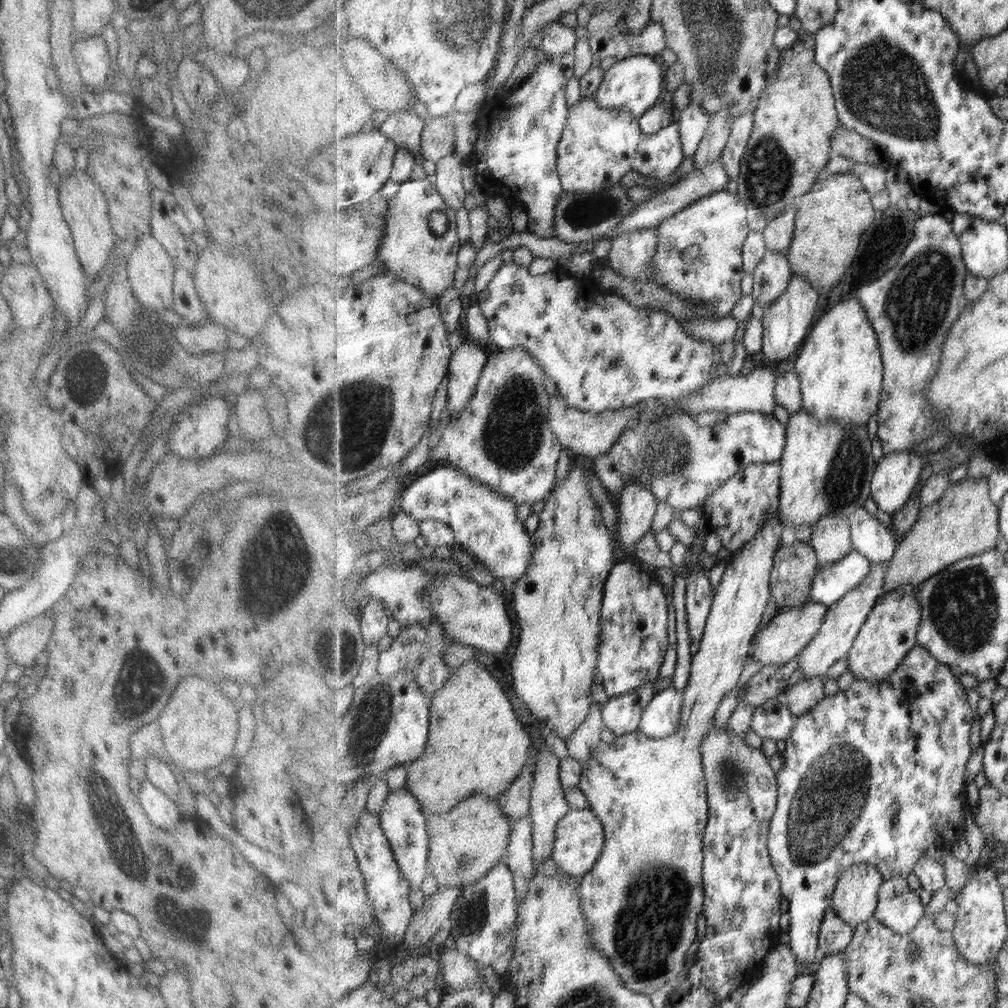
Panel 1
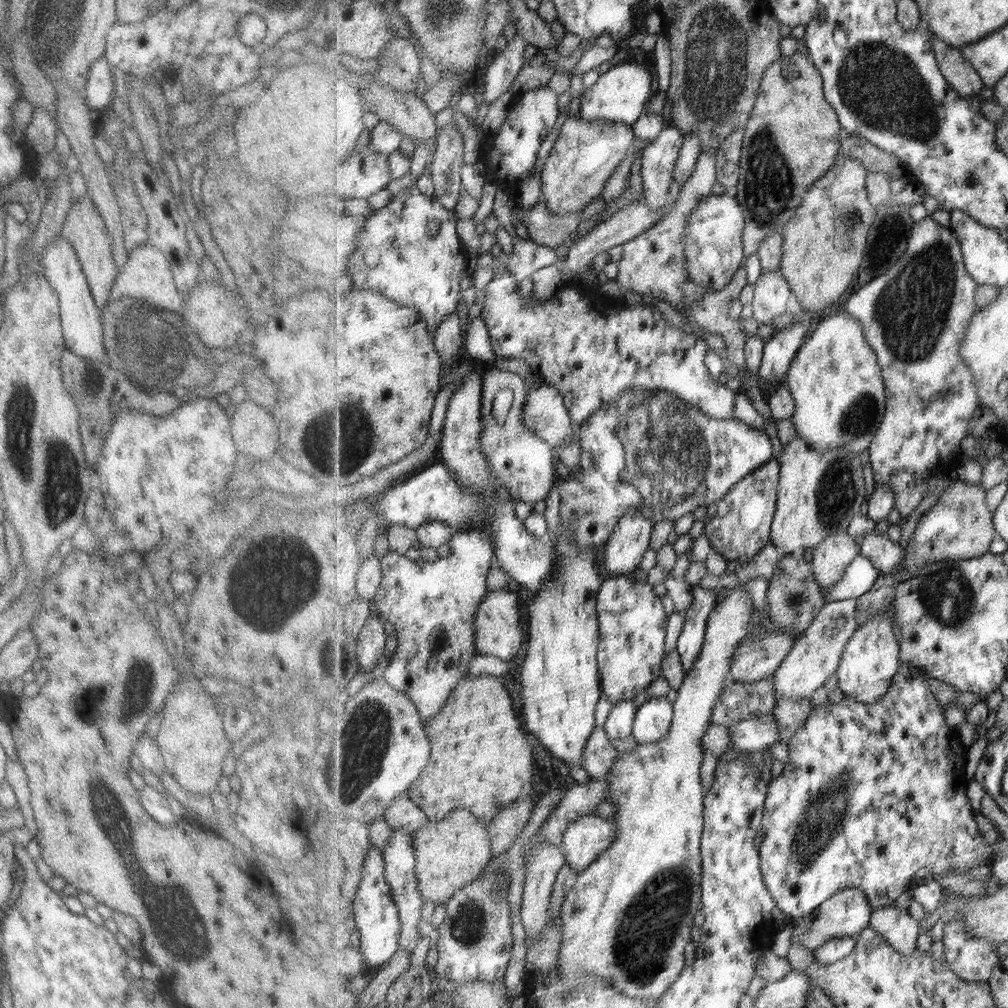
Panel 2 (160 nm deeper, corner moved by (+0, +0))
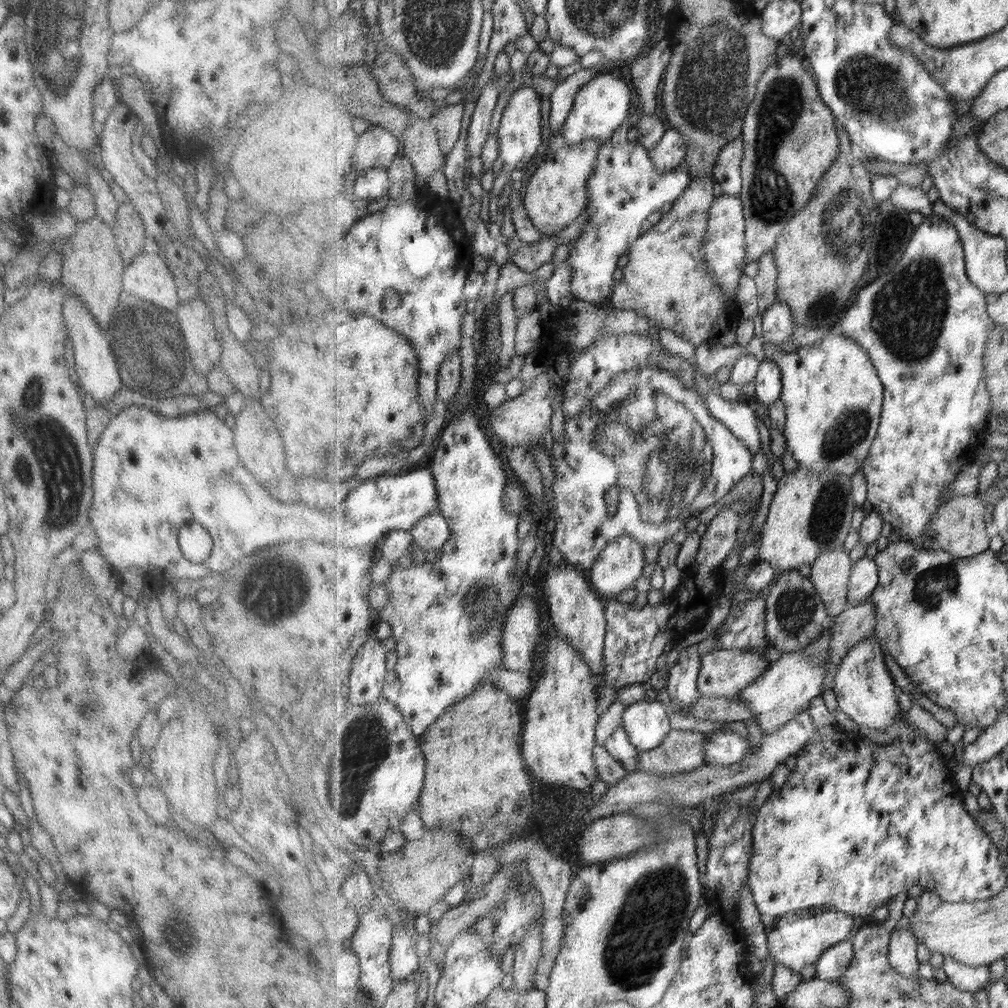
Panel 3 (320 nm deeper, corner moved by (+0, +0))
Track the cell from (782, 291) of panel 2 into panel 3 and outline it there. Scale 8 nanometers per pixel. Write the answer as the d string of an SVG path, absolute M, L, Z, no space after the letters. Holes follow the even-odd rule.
M778 298L762 315L762 338L764 342L783 348L791 344L795 332L795 320L791 308Z

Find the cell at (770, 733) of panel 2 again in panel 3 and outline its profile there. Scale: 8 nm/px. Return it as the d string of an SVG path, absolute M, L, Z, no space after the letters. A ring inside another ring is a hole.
M716 730L708 736L704 746L706 764L722 764L731 766L741 763L750 752L750 739L738 736L731 730Z

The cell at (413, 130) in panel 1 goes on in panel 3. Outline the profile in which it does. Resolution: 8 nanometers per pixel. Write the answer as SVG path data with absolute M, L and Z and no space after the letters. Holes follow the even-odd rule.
M365 125L352 156L357 176L370 168L389 168L401 150L401 140L382 126Z

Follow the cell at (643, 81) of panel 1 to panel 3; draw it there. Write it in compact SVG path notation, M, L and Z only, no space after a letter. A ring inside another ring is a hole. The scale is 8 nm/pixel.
M627 72L617 75L603 74L597 75L587 83L577 94L571 114L567 117L562 126L561 142L575 146L590 138L600 140L600 144L605 144L625 122L631 122L629 110L631 110L631 89L634 86L629 82Z

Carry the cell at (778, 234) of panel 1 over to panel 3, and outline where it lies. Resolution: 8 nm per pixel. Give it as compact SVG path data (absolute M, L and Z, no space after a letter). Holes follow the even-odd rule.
M773 250L761 257L759 262L760 269L756 276L757 296L759 297L758 314L763 315L777 299L776 286L779 269Z

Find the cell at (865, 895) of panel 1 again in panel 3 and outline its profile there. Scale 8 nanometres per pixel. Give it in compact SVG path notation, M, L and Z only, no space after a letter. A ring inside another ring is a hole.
M821 909L798 911L785 914L775 920L775 928L768 932L769 956L774 963L787 967L797 975L803 968L820 961L821 956L831 946L852 938L853 925L860 923L861 919L847 915L837 910Z

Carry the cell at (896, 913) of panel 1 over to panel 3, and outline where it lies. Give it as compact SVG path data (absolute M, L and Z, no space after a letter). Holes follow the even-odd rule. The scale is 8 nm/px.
M894 930L890 937L889 961L907 979L919 976L917 937L911 930Z

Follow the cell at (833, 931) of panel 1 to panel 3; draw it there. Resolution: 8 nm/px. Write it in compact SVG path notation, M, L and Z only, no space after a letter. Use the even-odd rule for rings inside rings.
M850 938L831 946L815 964L816 978L829 982L841 980L854 958L854 941Z

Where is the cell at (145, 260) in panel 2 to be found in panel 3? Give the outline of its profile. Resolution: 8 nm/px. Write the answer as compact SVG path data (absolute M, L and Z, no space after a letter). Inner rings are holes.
M148 246L143 249L141 254L134 256L129 264L124 265L121 277L122 292L157 308L172 312L179 302L177 288L173 281L174 277L164 262L156 255L154 249Z

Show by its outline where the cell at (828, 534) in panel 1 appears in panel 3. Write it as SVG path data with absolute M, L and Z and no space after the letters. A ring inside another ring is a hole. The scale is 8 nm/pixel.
M845 546L827 550L811 565L810 578L817 587L829 614L839 616L848 608L853 562Z

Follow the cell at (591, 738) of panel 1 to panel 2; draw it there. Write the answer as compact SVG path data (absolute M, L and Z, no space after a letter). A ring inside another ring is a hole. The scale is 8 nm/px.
M604 725L596 727L585 749L583 768L591 779L605 781L621 755L611 744Z

